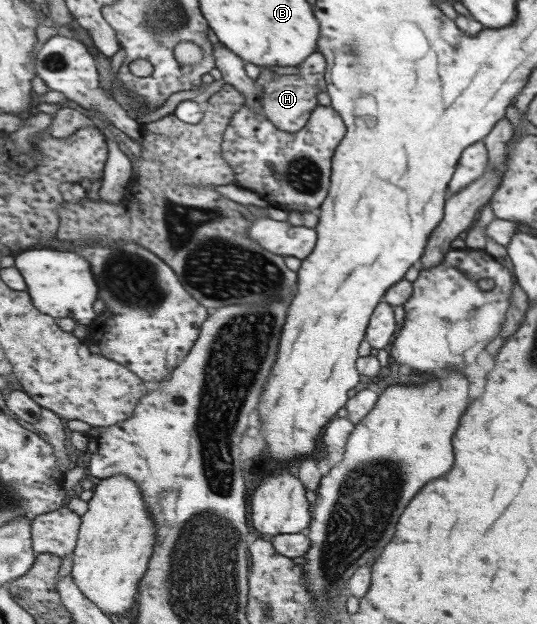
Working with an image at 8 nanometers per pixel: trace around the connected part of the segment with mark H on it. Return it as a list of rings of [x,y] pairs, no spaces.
[[[318,50],[314,52],[303,64],[295,66],[299,73],[293,75],[278,75],[273,82],[265,82],[261,100],[265,116],[285,132],[299,132],[310,122],[311,112],[319,106],[317,94],[328,92],[327,89],[327,59]]]

